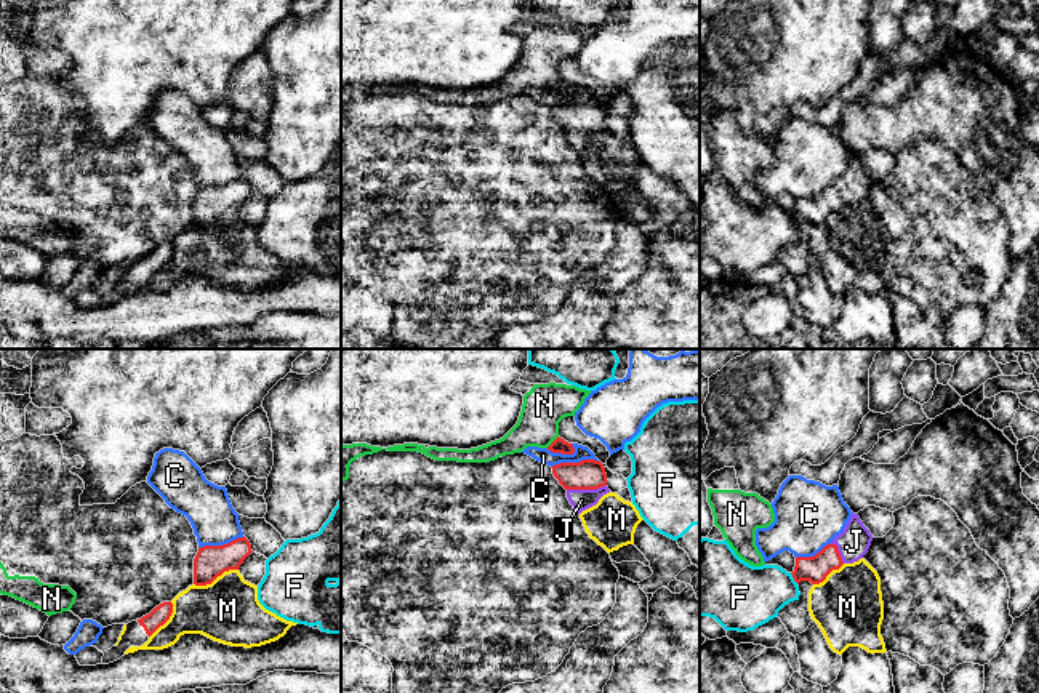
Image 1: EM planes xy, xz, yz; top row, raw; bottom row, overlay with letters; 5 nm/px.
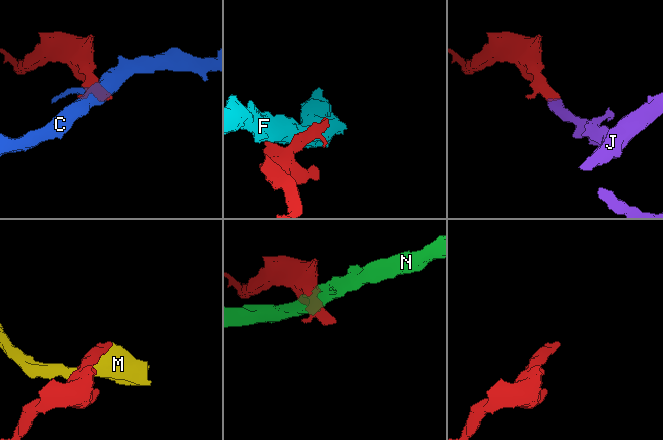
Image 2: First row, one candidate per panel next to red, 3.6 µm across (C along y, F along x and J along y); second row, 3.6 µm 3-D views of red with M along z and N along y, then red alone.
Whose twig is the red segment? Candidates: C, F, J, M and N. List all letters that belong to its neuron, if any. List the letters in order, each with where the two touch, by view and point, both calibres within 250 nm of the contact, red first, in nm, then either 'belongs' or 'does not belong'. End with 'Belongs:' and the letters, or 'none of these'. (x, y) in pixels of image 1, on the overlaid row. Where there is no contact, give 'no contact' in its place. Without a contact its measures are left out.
C: xz (573, 463) | 160/80 nm | does not belong
F: yz (793, 576) | 130/300 nm | does not belong
J: xz (586, 488) | 160/110 nm | belongs
M: xy (215, 578) | 160/320 nm | does not belong
N: xz (553, 442) | 80/220 nm | does not belong
Belongs: J

